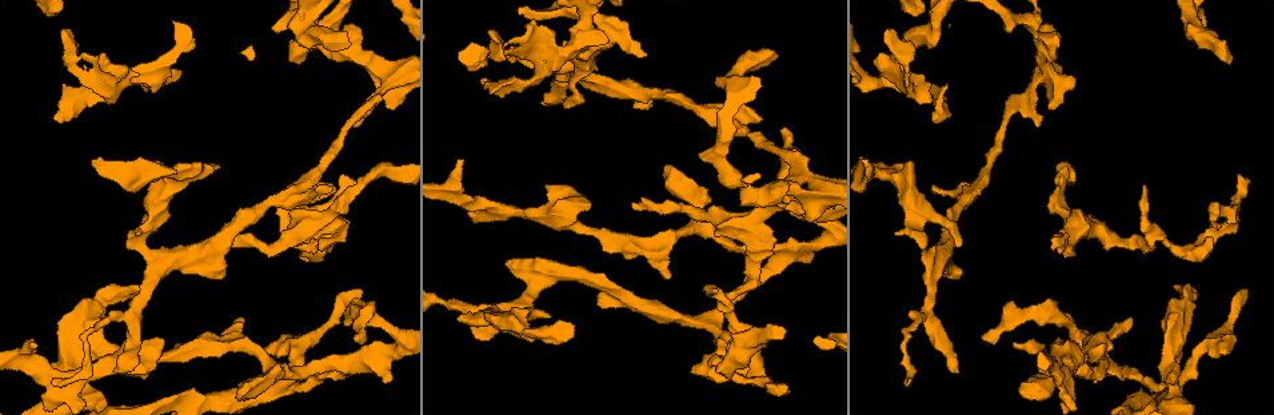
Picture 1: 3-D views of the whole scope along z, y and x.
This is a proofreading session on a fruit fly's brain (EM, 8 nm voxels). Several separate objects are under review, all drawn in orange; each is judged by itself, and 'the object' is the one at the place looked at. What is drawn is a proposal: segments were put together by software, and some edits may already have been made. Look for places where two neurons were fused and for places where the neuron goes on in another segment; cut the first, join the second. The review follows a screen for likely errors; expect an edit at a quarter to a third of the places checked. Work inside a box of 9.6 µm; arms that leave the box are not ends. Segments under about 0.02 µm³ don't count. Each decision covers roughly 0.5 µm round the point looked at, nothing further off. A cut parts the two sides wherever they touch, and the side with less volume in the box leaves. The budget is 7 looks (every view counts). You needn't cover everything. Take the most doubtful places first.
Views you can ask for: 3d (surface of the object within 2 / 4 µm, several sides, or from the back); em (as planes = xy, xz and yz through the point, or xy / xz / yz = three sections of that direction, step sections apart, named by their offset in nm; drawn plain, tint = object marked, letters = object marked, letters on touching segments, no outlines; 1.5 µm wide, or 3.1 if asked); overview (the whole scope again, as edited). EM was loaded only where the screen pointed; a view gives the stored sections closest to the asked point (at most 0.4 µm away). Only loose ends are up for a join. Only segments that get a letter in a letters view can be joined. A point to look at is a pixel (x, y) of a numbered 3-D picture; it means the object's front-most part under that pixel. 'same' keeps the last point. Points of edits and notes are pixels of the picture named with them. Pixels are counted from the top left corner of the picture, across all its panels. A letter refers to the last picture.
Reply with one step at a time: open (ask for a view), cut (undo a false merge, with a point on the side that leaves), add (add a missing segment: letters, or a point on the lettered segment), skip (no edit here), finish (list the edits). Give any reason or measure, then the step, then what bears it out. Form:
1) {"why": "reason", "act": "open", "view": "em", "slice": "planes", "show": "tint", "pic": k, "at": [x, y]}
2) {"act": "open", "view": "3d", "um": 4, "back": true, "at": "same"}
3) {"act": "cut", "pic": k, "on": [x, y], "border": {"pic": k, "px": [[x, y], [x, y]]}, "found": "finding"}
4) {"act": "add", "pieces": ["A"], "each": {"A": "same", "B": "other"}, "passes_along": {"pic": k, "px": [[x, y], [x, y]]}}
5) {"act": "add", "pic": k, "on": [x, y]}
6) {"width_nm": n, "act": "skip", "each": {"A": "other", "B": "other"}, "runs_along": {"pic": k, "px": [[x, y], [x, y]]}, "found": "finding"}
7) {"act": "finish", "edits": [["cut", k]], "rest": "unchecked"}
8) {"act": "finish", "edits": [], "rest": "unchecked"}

{"why": "branch stops here", "act": "open", "view": "3d", "um": 4, "pic": 1, "at": [635, 203]}

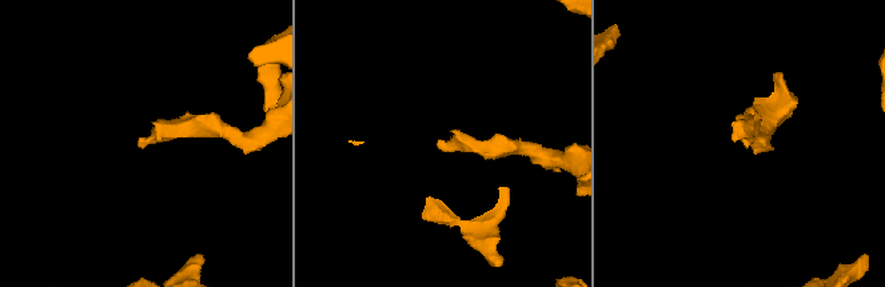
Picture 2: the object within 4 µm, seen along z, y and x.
{"why": "shape alone is not enough", "act": "open", "view": "em", "slice": "planes", "show": "letters", "pic": 2, "at": [140, 143]}

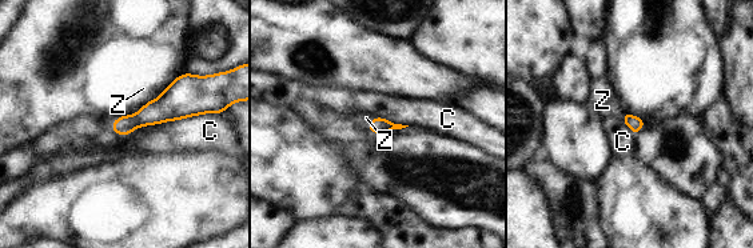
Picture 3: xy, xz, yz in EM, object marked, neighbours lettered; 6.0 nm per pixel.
{"act": "add", "pieces": ["Z"], "each": {"C": "other", "Z": "same"}, "passes_along": {"pic": 3, "px": [[183, 98], [143, 106], [143, 88]]}, "found": "the neuron continues"}

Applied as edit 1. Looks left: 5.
{"why": "free end", "act": "open", "view": "em", "slice": "planes", "show": "letters", "pic": 1, "at": [782, 130]}

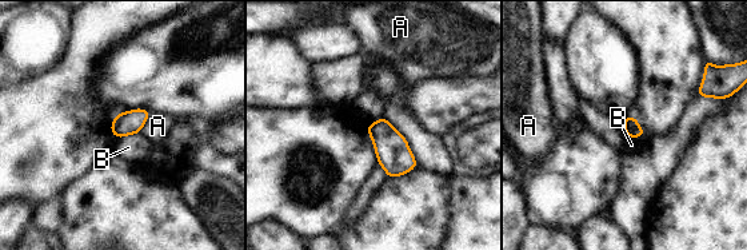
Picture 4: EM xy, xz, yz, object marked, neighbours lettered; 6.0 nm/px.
{"width_nm": 100, "act": "skip", "each": {"A": "other", "B": "other"}, "border": {"pic": 4, "px": [[139, 133], [115, 138]]}, "found": "none of them fits"}

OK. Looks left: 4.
{"why": "an open end", "act": "open", "view": "em", "slice": "xy", "step": 8, "show": "letters", "pic": 1, "at": [959, 274]}

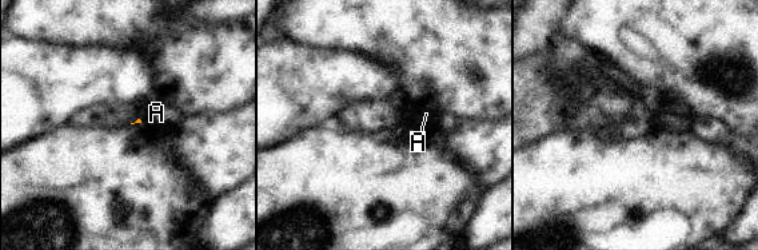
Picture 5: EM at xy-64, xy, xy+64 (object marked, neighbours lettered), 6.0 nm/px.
{"act": "open", "view": "em", "slice": "planes", "show": "letters", "at": "same"}

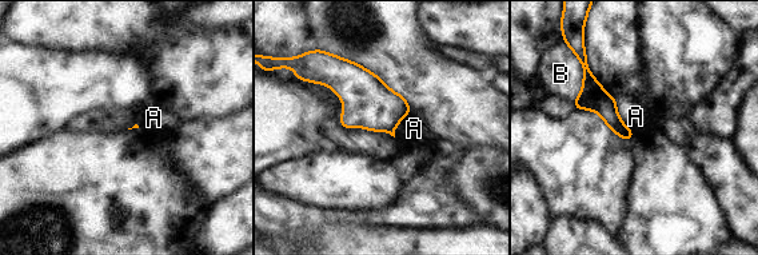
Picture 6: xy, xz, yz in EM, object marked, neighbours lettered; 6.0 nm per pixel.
{"act": "skip", "each": {"A": "other", "B": "other"}, "runs_along": {"pic": 6, "px": [[586, 71], [591, 92], [627, 136]]}, "found": "no lettered segment goes on from it"}

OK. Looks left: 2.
{"act": "finish", "edits": [["add", 3]], "rest": "unchecked"}

